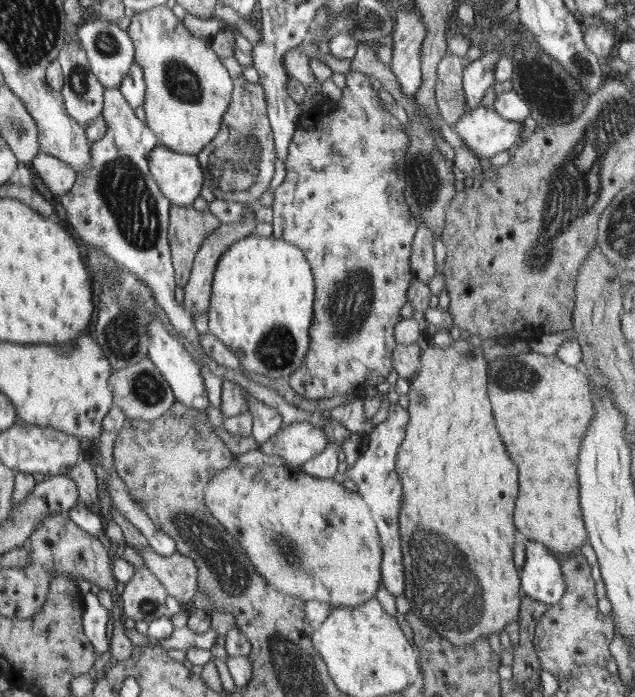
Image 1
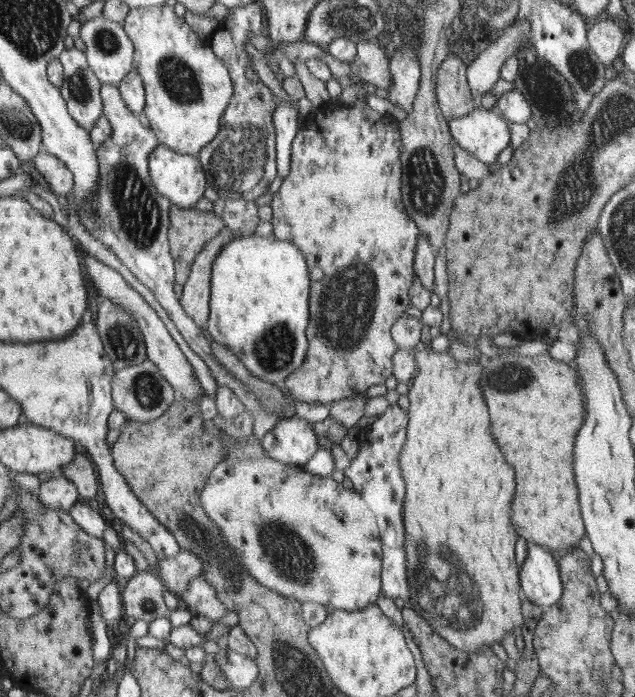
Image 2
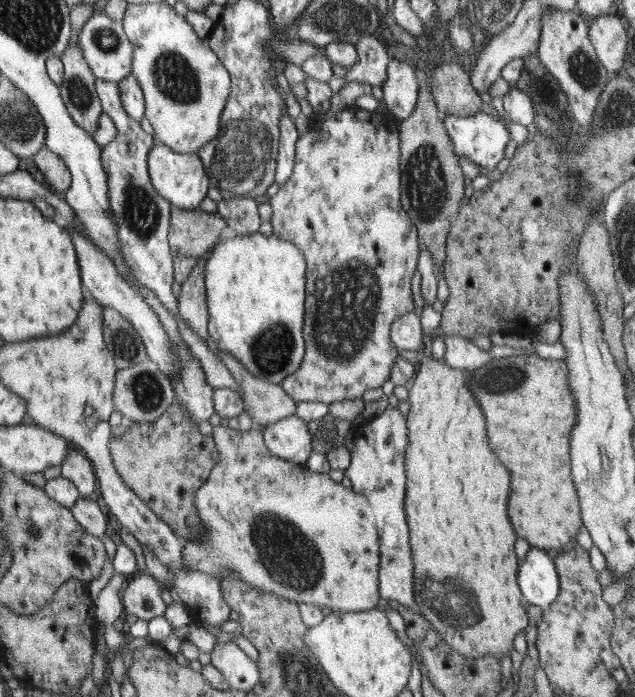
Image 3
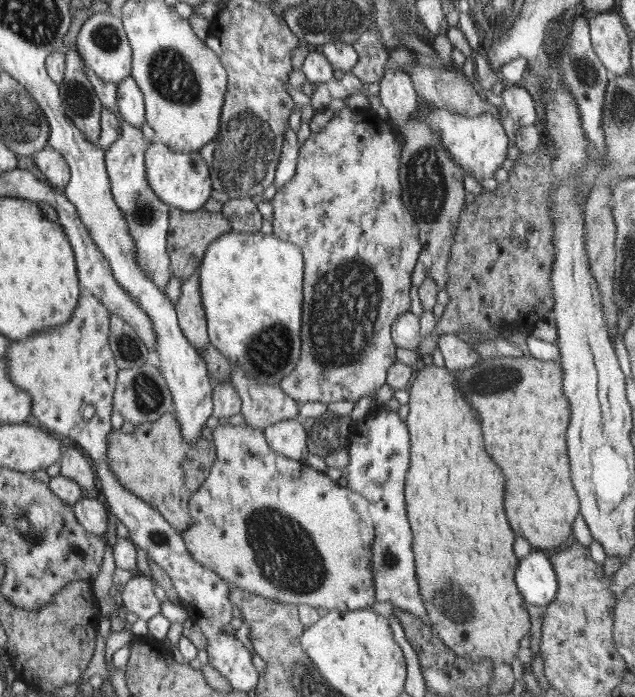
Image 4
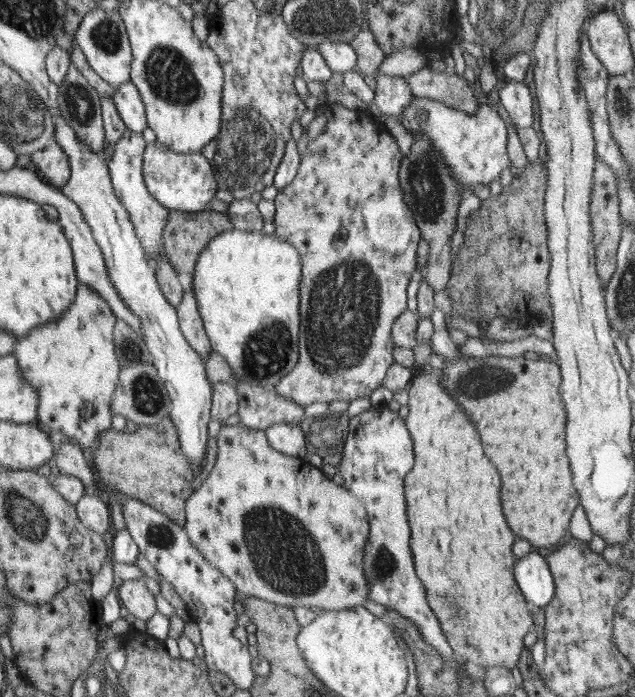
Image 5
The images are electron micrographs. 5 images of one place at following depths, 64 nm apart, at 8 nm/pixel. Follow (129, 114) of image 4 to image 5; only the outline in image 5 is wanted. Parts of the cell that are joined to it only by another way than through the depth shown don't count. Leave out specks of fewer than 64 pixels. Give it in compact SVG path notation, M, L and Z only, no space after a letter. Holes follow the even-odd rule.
M129 80L115 90L114 104L127 130L140 132L147 127L145 106L134 83Z

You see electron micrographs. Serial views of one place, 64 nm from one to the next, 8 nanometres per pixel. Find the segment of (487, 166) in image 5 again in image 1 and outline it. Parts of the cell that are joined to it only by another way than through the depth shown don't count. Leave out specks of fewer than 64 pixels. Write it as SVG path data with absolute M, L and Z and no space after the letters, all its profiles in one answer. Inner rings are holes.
M478 106L464 113L454 124L456 134L479 158L492 158L498 152L508 150L522 131L527 138L529 131L524 123L496 118L494 108Z

